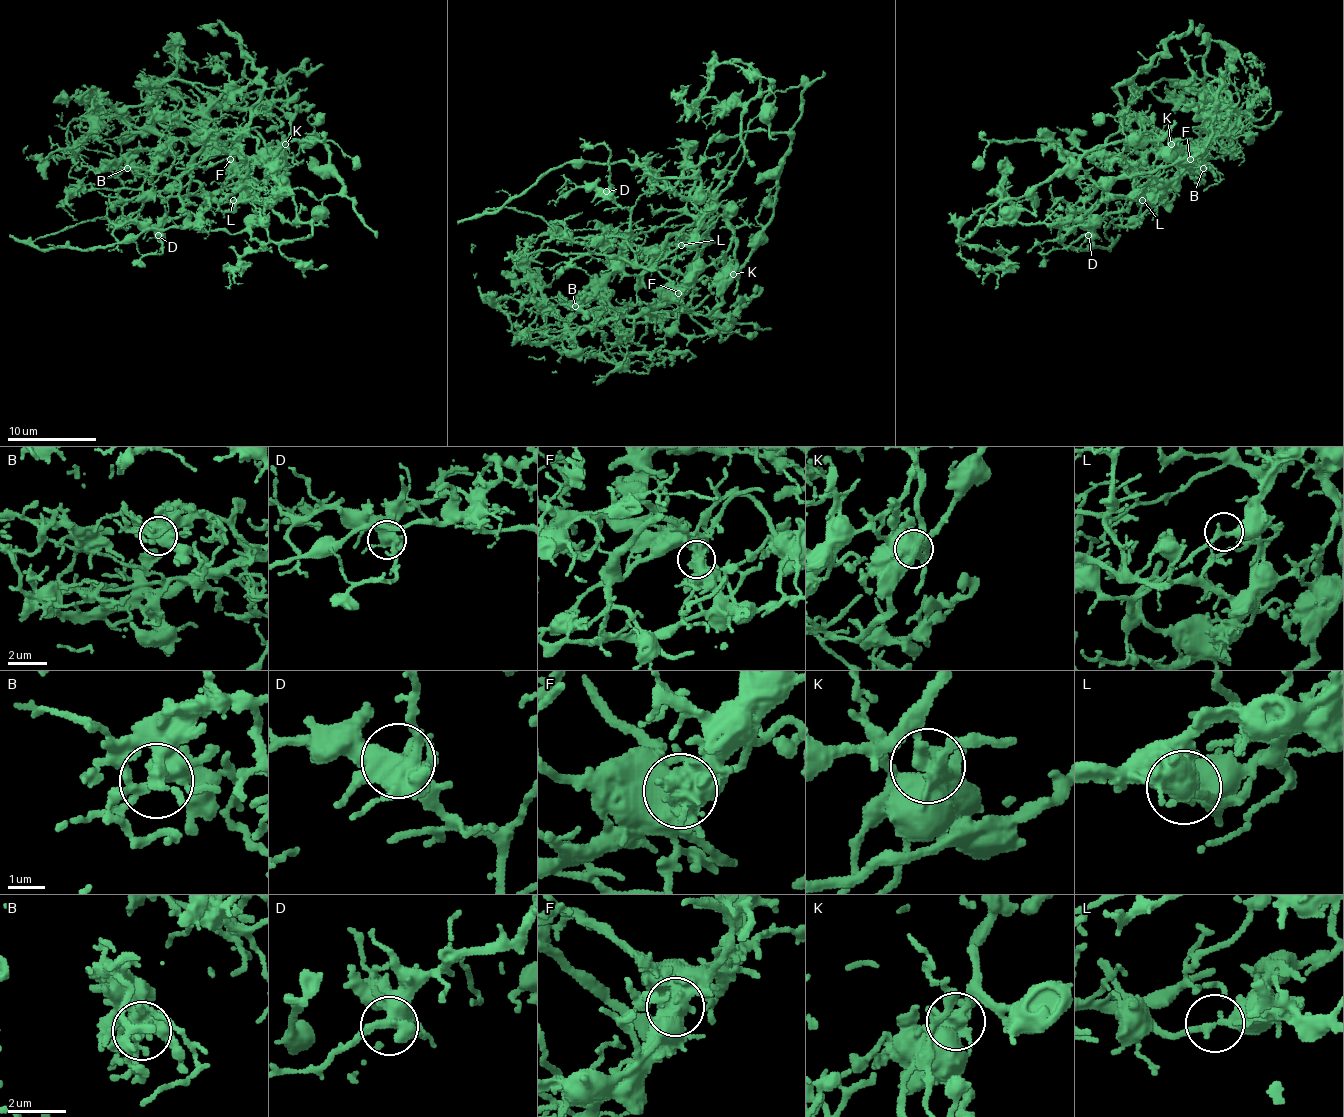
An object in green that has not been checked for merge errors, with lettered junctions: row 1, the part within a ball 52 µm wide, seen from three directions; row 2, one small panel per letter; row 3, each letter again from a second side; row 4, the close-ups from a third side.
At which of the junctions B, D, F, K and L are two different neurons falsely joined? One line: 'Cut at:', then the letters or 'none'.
Cut at: F, K, L

